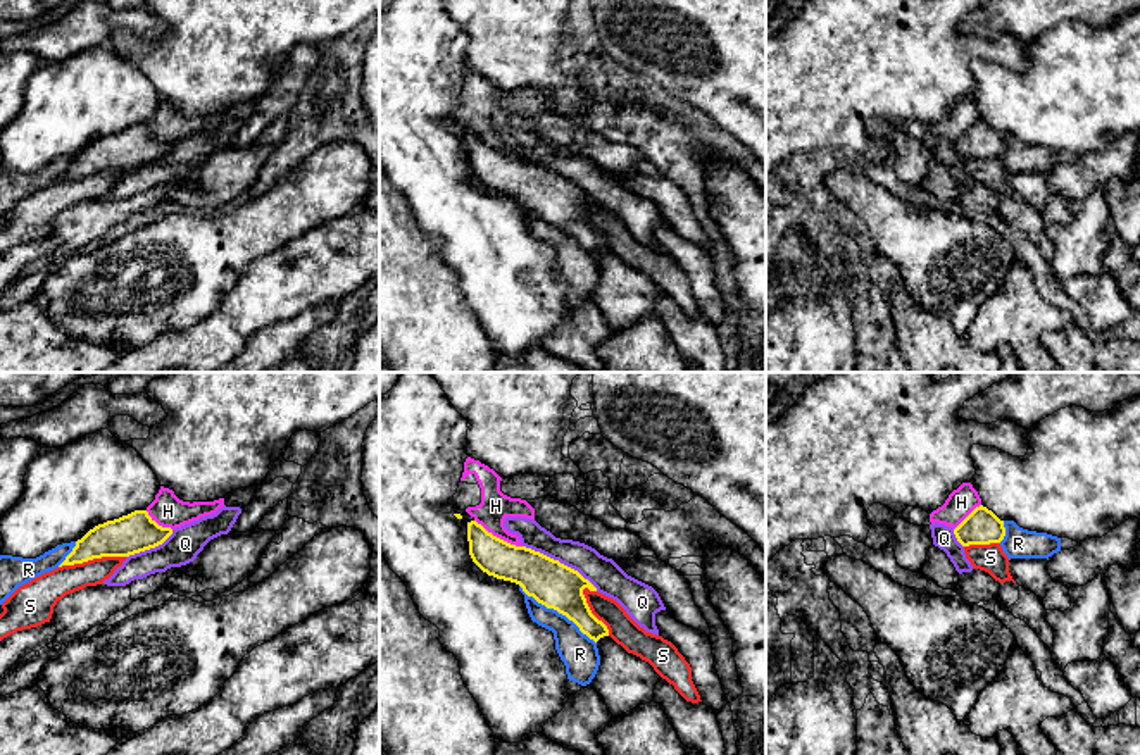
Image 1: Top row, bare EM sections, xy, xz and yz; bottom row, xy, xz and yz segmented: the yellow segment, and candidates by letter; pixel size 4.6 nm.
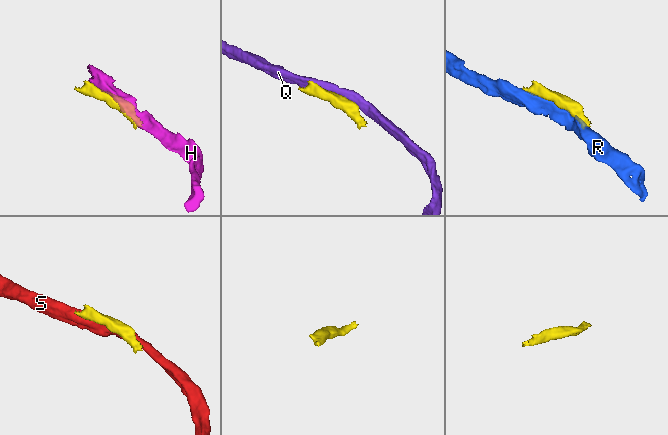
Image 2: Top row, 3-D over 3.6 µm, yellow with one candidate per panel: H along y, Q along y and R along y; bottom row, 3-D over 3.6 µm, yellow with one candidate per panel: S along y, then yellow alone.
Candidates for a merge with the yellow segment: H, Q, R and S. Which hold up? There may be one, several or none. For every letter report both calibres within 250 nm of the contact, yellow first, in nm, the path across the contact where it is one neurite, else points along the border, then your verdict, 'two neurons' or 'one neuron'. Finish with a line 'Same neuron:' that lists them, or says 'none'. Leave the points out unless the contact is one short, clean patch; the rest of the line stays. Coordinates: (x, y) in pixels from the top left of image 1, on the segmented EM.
H: 190/140 nm | two neurons
Q: 220/150 nm | two neurons
R: 220/170 nm | two neurons
S: 190/150 nm | two neurons
Same neuron: none

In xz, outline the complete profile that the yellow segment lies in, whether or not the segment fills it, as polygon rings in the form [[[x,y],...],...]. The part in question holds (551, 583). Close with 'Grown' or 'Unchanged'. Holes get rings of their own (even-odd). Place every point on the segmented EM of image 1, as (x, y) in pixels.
[[[476,521],[467,522],[467,541],[469,555],[483,572],[497,579],[519,584],[528,596],[533,596],[547,608],[554,608],[559,614],[566,615],[579,627],[583,634],[586,634],[595,643],[600,638],[609,636],[607,626],[592,614],[583,595],[585,588],[588,588],[590,591],[597,591],[597,588],[578,571],[531,548],[510,545],[488,533]]]. Unchanged

